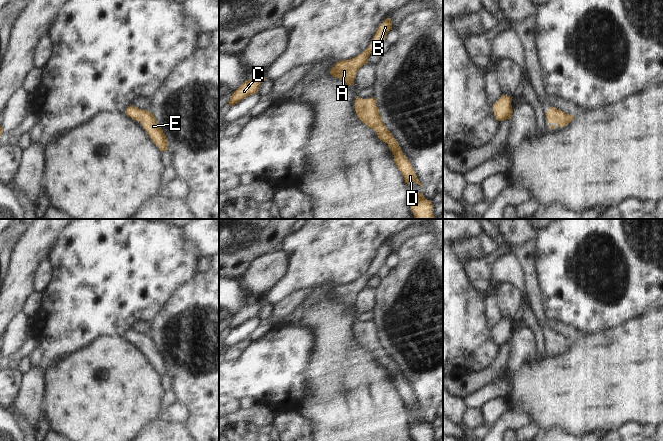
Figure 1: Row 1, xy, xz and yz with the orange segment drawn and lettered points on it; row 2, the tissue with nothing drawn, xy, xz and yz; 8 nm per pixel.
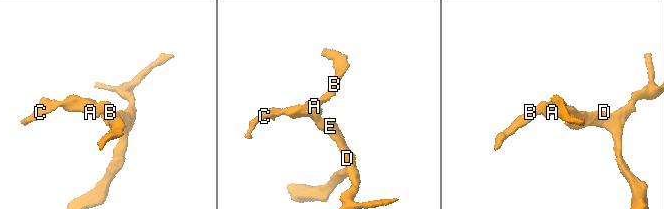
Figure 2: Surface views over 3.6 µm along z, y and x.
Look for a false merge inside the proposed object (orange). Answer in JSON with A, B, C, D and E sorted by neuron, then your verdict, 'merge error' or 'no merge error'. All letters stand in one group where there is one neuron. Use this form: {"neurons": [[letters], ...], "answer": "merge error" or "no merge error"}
{"neurons": [["A", "B", "C", "D", "E"]], "answer": "no merge error"}

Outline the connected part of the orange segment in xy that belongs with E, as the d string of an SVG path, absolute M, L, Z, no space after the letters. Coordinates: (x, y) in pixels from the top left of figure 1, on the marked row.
M131 105L127 108L125 113L132 119L141 122L150 138L160 148L161 151L168 151L167 138L161 127L158 125L157 120L152 112L139 109Z

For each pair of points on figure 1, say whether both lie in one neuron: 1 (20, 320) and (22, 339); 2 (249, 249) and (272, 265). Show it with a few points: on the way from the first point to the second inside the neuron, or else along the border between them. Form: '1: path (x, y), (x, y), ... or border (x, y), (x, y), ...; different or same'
1: path (20, 325), (20, 334); same
2: border (268, 252), (259, 257), (245, 274); different

